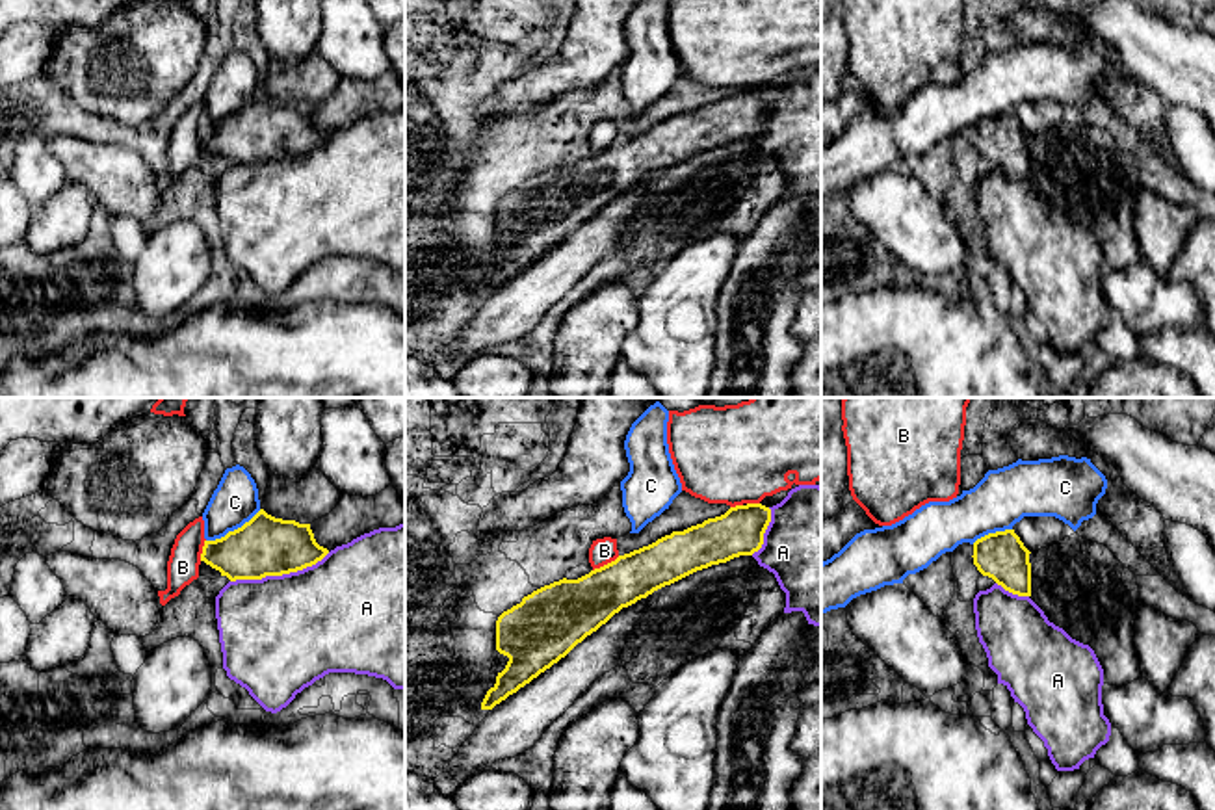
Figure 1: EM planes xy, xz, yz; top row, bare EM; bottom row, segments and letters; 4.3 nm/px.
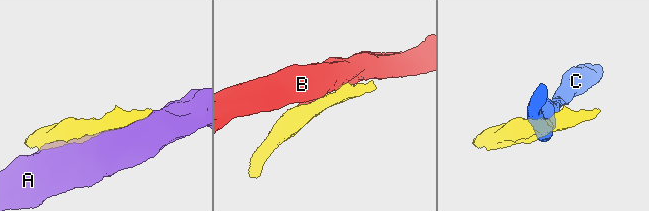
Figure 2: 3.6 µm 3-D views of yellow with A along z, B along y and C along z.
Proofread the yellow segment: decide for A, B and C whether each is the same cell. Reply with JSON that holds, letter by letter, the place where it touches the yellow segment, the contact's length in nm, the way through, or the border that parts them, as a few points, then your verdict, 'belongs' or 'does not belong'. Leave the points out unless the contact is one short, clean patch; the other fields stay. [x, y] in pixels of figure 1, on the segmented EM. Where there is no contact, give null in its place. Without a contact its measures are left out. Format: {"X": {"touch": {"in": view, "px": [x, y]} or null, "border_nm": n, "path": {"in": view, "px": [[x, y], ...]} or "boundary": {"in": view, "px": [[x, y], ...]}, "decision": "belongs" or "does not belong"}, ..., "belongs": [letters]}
{"A": {"touch": {"in": "xy", "px": [279, 574]}, "border_nm": 460, "decision": "does not belong"}, "B": {"touch": {"in": "xz", "px": [608, 563]}, "border_nm": 140, "decision": "does not belong"}, "C": {"touch": {"in": "xy", "px": [235, 530]}, "border_nm": 280, "boundary": {"in": "xy", "px": [[261, 509], [240, 526], [207, 541]]}, "decision": "does not belong"}, "belongs": []}

